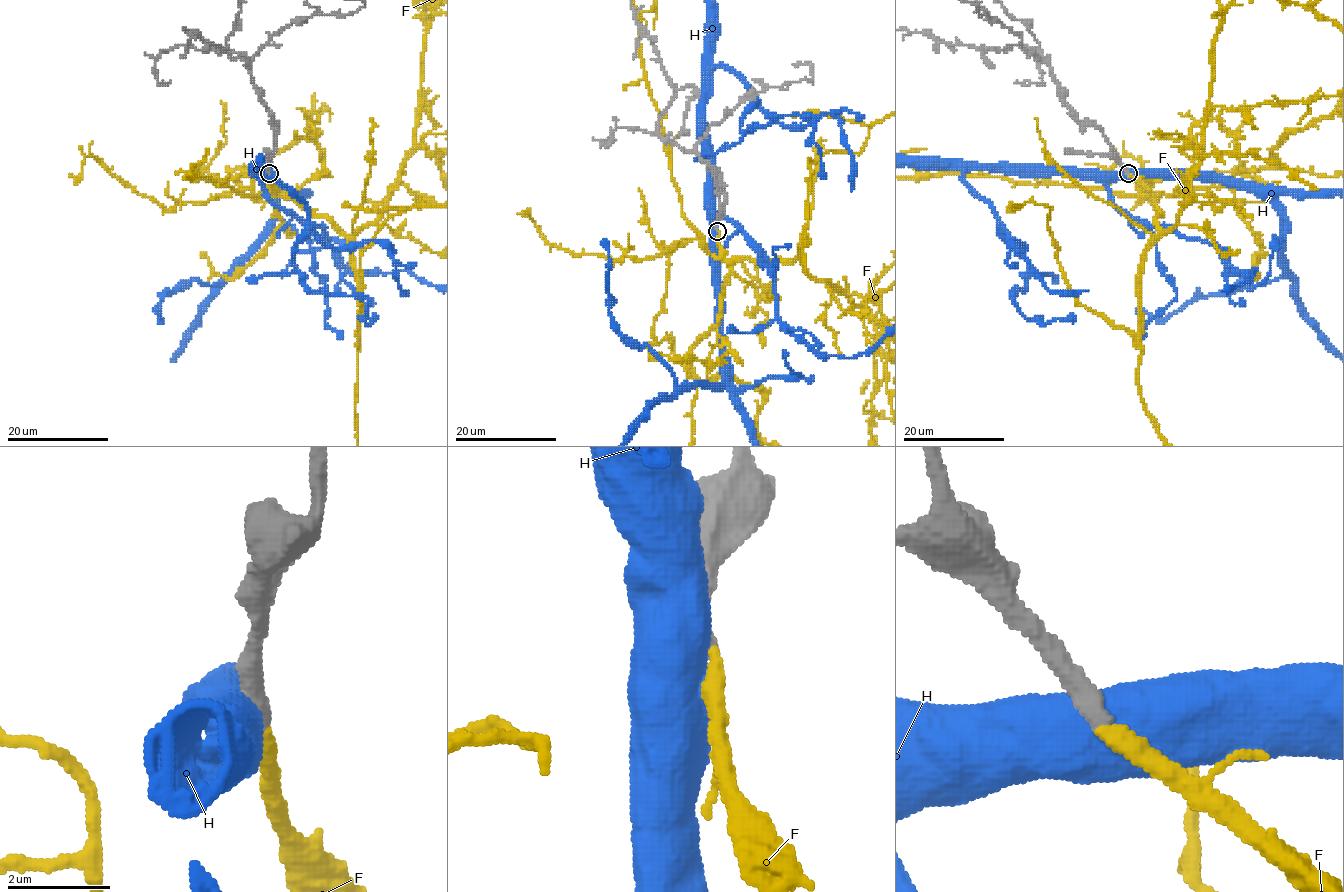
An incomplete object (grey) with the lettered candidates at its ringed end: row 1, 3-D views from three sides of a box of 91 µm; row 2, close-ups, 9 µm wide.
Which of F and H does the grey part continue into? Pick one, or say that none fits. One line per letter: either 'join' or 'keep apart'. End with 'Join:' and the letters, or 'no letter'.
F: join
H: keep apart
Join: F

